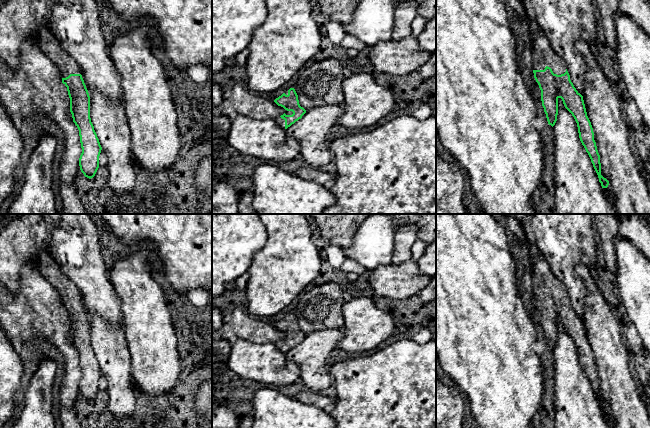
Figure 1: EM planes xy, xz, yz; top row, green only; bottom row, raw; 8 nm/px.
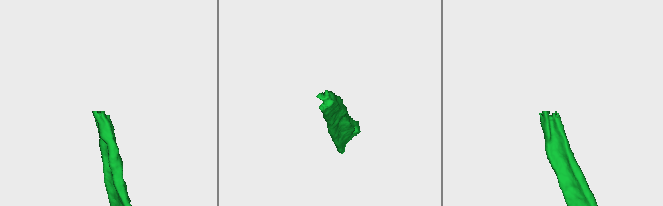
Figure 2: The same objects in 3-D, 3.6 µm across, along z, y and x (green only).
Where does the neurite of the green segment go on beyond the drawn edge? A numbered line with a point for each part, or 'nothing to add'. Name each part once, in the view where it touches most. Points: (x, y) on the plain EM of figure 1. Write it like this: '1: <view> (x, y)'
1: yz (542, 279)

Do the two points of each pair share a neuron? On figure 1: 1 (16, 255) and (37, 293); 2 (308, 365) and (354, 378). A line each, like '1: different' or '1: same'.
1: different
2: different

